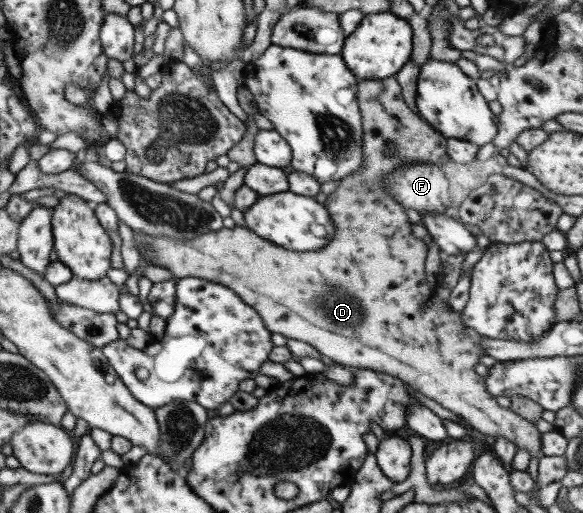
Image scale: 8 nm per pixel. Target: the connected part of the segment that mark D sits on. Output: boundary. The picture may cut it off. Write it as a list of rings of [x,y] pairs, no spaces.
[[[394,76],[385,80],[359,80],[357,87],[364,132],[362,165],[337,181],[336,189],[328,195],[325,208],[336,233],[324,247],[300,252],[264,240],[246,227],[222,227],[194,239],[174,239],[134,231],[136,250],[139,254],[148,250],[150,263],[166,268],[175,279],[202,278],[232,290],[247,306],[256,310],[270,333],[306,342],[337,364],[396,375],[410,388],[462,418],[469,428],[495,438],[506,437],[516,445],[520,455],[536,457],[542,450],[542,434],[534,423],[498,405],[494,395],[488,393],[485,377],[474,369],[487,351],[476,334],[465,328],[461,314],[454,312],[446,300],[438,298],[436,289],[430,288],[424,267],[427,246],[412,233],[413,223],[408,219],[406,208],[386,189],[386,176],[402,164],[430,162],[440,167],[446,164],[451,159],[447,153],[447,138],[408,107]]]

